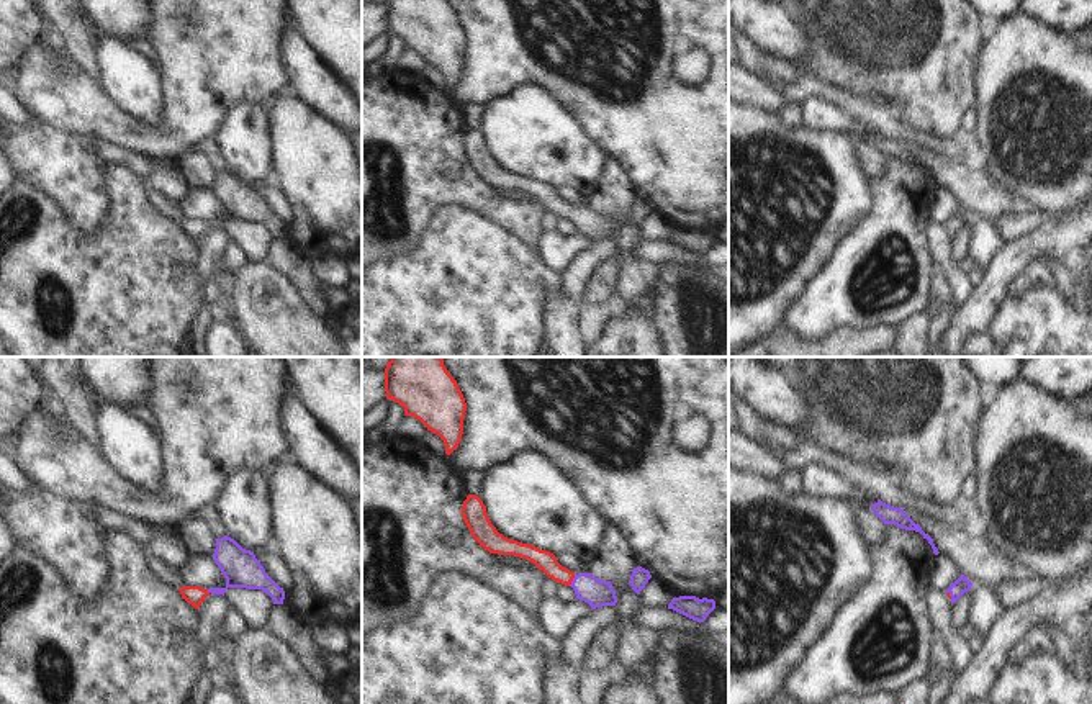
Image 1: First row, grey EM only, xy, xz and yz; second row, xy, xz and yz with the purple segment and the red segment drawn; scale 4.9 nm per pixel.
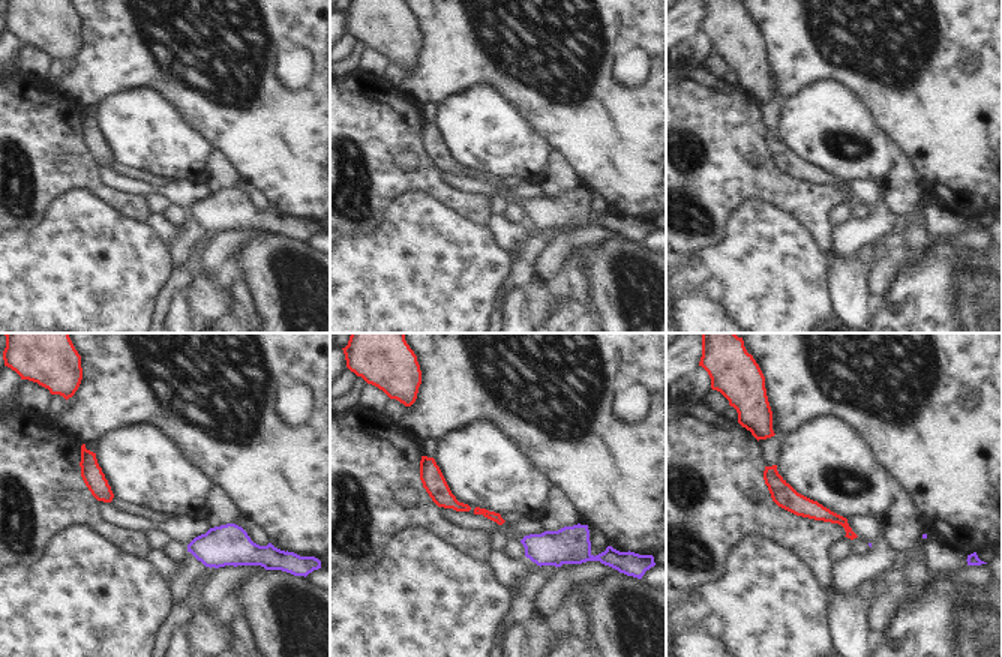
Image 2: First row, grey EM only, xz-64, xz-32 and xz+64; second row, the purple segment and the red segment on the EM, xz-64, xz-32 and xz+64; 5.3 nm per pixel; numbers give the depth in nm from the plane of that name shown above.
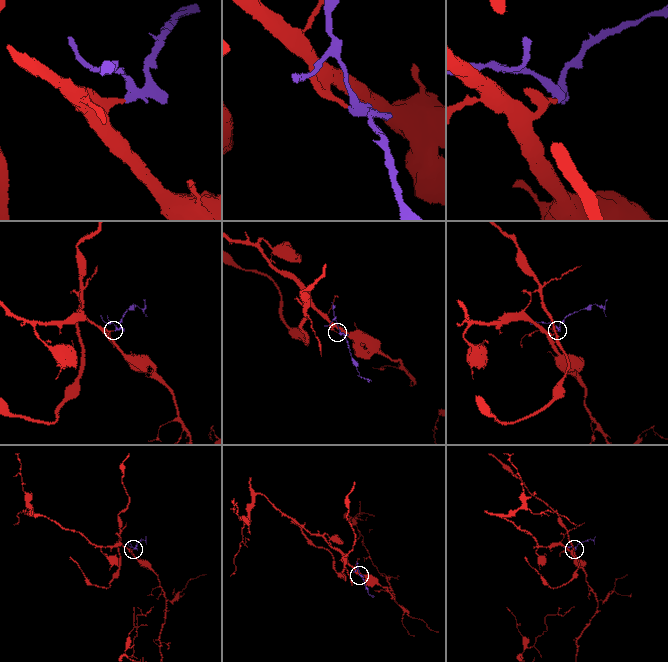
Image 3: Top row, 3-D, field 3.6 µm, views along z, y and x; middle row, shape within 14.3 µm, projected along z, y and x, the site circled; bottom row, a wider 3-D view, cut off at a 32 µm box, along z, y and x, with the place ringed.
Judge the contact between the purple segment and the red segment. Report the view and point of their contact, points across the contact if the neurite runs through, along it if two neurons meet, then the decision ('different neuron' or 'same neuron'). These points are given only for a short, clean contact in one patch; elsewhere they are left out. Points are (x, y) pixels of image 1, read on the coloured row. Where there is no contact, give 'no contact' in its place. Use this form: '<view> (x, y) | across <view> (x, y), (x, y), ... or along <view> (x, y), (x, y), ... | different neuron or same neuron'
xz (573, 580) | across xz (588, 588), (573, 580), (557, 573), (544, 560) | same neuron

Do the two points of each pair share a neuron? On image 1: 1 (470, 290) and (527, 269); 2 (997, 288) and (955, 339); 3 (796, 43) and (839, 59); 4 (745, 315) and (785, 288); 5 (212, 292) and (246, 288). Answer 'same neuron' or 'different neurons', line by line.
1: same neuron
2: same neuron
3: different neurons
4: same neuron
5: different neurons

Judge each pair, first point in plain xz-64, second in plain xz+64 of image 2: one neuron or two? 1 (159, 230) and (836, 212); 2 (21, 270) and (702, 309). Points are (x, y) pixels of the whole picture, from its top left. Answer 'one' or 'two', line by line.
1: two
2: two

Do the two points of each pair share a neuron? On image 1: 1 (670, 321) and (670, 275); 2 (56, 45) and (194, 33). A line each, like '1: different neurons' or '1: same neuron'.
1: same neuron
2: different neurons

